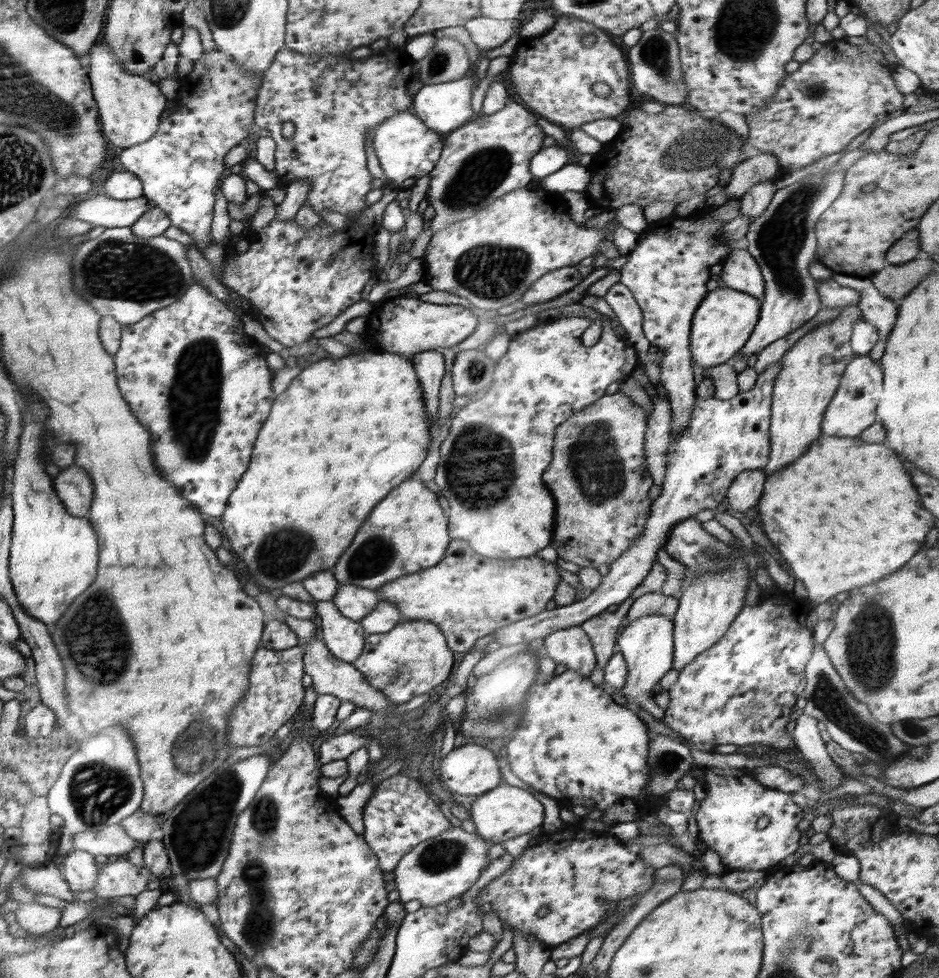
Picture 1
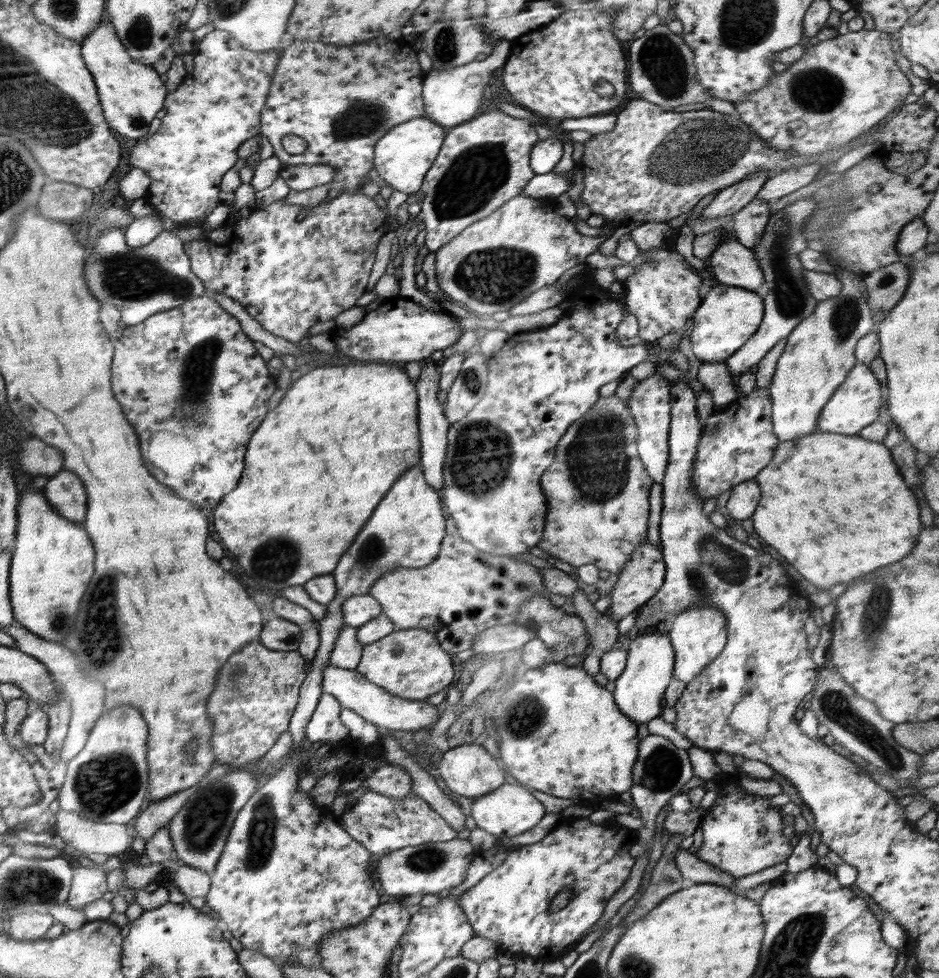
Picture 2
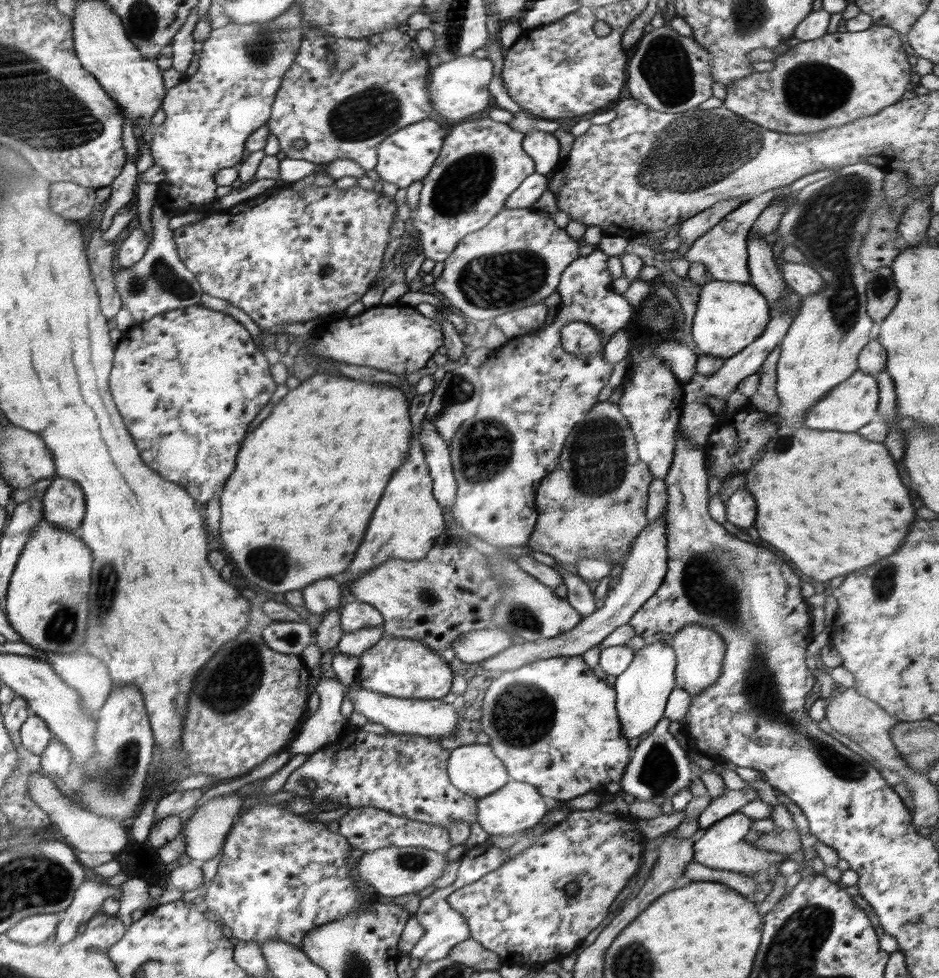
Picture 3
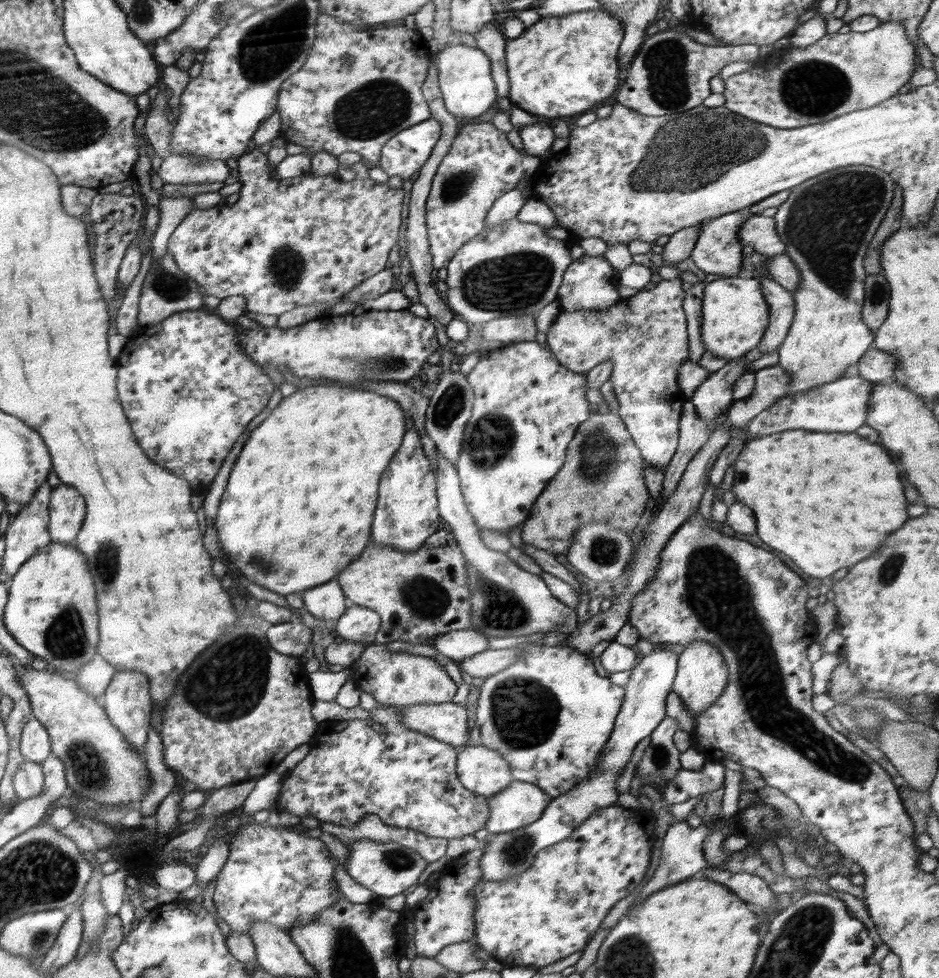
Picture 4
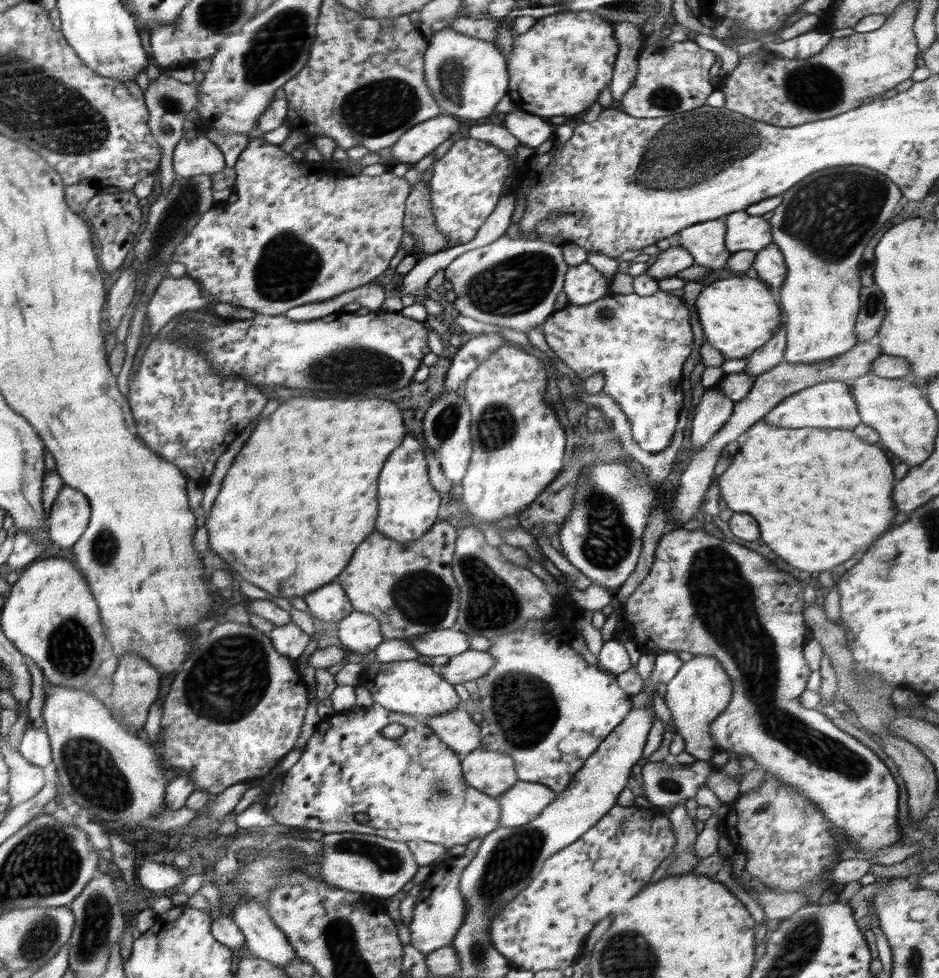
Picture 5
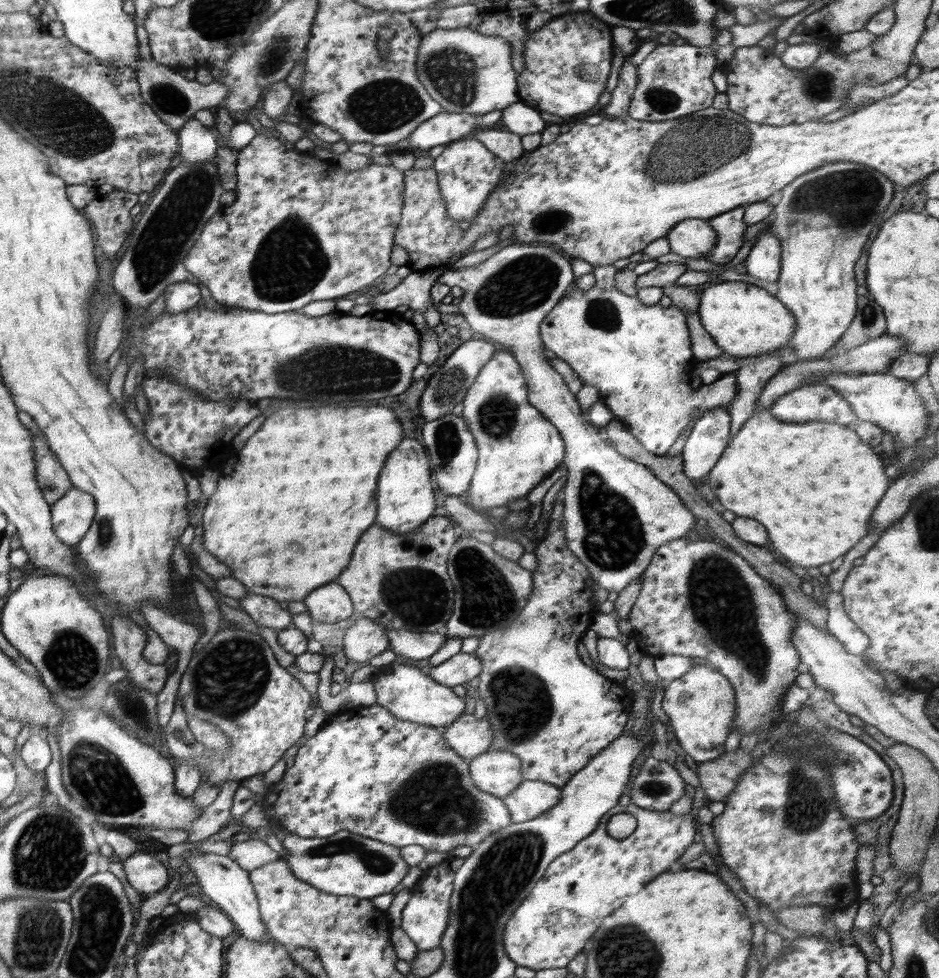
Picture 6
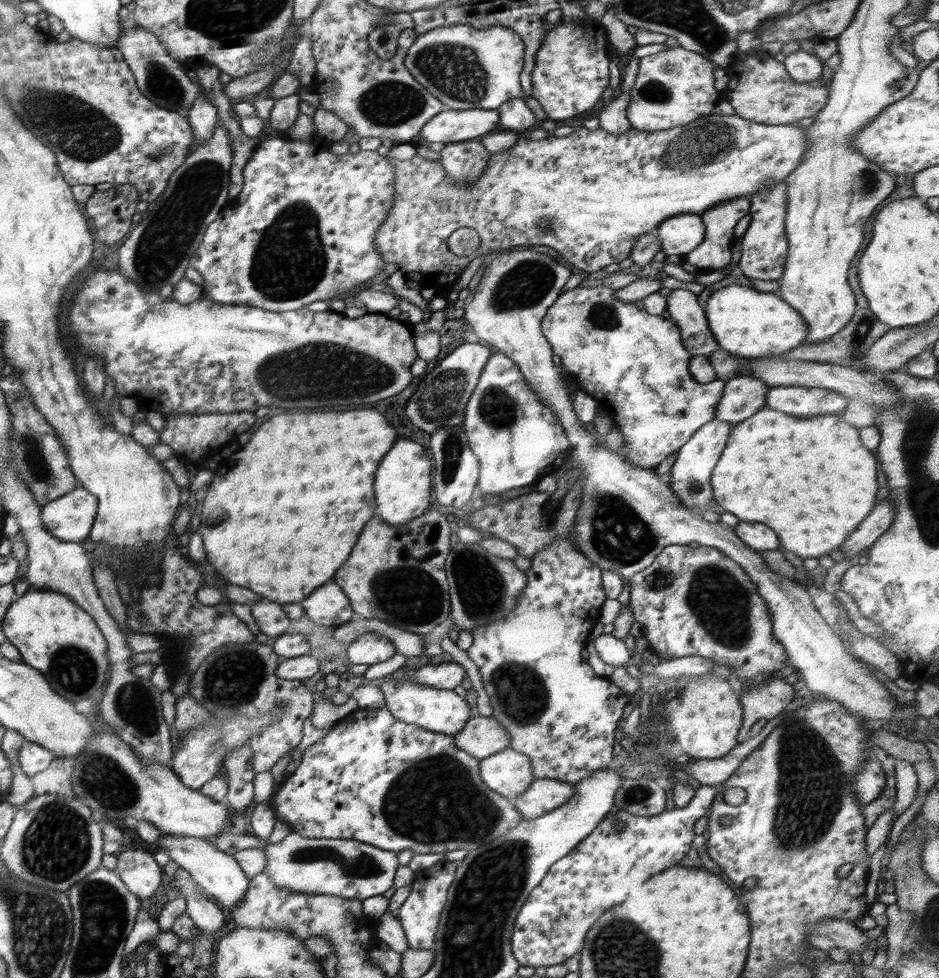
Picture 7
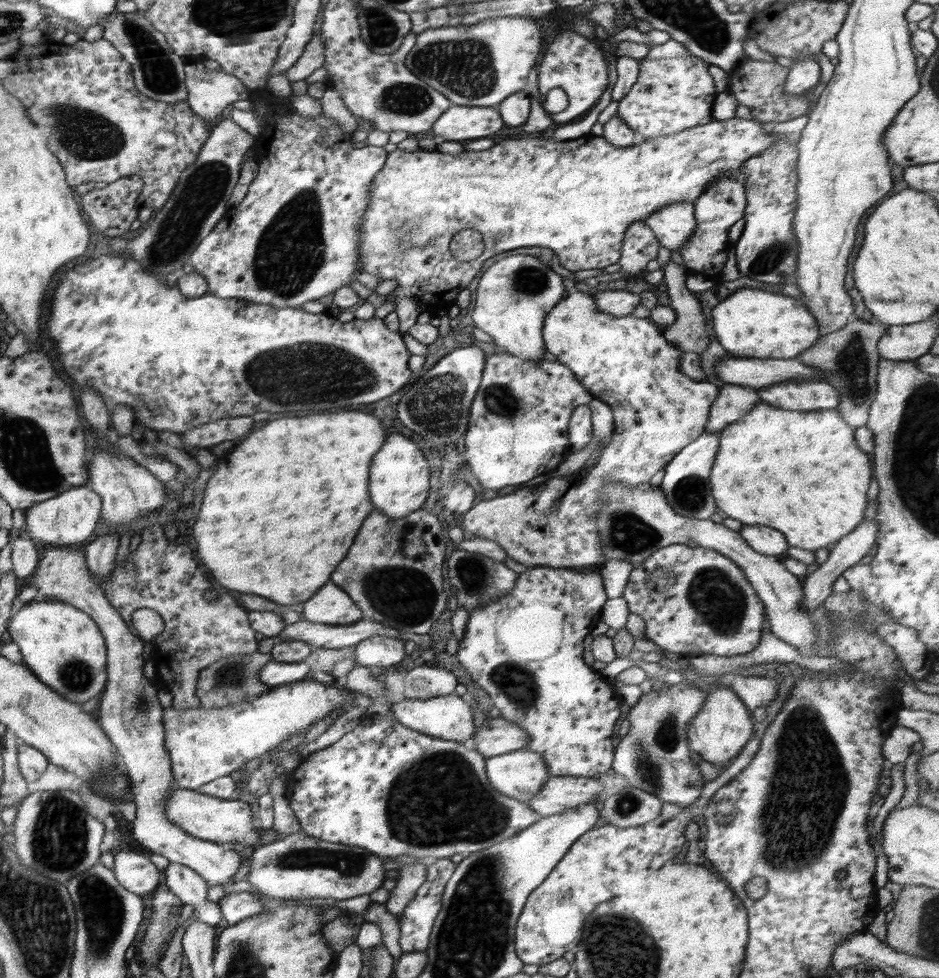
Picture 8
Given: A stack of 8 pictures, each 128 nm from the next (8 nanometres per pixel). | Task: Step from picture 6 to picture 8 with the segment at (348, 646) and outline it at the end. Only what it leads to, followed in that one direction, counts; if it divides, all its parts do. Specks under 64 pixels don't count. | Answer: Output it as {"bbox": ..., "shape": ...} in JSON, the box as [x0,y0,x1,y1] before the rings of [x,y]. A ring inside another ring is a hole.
{"bbox":[353,635,409,666],"shape":[[[374,635],[354,646],[353,659],[362,666],[392,666],[405,657],[409,645],[402,639]]]}

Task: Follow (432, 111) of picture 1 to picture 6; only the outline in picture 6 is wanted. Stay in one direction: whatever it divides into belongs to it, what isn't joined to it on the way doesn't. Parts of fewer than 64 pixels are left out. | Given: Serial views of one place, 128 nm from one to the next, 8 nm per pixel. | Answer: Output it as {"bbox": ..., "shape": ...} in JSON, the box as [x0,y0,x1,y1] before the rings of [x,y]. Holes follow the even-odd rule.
{"bbox":[416,28,518,116],"shape":[[[472,28],[435,29],[422,38],[416,75],[443,111],[482,116],[518,102],[518,75],[511,66],[510,54],[506,40],[498,36],[483,36]]]}

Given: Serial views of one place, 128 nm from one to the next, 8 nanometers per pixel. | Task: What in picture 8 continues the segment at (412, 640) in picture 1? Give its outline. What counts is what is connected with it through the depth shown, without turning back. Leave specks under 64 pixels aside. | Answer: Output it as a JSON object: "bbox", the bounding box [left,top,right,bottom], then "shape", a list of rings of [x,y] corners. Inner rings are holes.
{"bbox":[390,692,476,743],"shape":[[[455,692],[430,699],[404,699],[392,701],[390,714],[394,721],[408,725],[412,730],[422,734],[446,740],[464,743],[476,732],[473,722],[472,707],[467,697],[461,697]]]}

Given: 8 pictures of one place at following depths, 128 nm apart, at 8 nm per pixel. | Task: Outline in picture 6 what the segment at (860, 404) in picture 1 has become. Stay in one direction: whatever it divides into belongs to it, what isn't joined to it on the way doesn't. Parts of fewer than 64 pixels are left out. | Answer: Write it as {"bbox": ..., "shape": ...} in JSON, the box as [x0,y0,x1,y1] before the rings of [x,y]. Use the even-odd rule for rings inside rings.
{"bbox":[769,384,857,426],"shape":[[[818,384],[786,392],[772,402],[769,412],[784,422],[838,422],[851,426],[857,418],[850,403],[834,387]]]}

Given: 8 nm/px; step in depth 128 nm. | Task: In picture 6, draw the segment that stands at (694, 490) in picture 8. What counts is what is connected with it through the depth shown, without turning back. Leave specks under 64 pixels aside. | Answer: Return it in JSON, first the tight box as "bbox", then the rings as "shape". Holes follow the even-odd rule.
{"bbox":[683,405,731,489],"shape":[[[718,405],[695,422],[683,451],[684,475],[705,489],[705,478],[722,456],[730,440],[731,418],[725,405]]]}

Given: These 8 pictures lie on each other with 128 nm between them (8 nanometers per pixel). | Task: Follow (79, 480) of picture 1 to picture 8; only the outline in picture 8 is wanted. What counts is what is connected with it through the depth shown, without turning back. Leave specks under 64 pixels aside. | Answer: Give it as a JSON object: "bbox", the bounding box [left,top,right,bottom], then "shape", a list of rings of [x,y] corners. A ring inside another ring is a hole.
{"bbox":[22,486,101,545],"shape":[[[80,486],[77,489],[66,490],[66,493],[49,501],[31,506],[25,510],[26,524],[22,534],[32,538],[38,545],[82,544],[82,540],[86,540],[94,532],[98,516],[101,516],[100,498],[101,496],[88,486]]]}

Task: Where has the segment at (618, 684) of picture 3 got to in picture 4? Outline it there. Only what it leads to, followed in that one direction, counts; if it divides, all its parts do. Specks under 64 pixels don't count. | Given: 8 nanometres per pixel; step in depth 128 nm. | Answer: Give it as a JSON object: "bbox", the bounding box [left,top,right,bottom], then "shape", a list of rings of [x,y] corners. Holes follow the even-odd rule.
{"bbox":[480,649,678,881],"shape":[[[667,649],[652,650],[648,655],[639,656],[624,686],[624,701],[612,734],[604,744],[599,766],[590,774],[588,780],[580,782],[574,790],[552,798],[536,822],[518,830],[491,834],[480,859],[481,878],[484,881],[514,880],[514,877],[522,875],[522,871],[532,866],[534,857],[538,856],[542,849],[566,839],[592,812],[600,807],[617,804],[619,793],[616,790],[616,782],[624,770],[622,767],[630,761],[638,742],[650,735],[660,721],[666,718],[666,696],[672,691],[678,657],[678,654]]]}

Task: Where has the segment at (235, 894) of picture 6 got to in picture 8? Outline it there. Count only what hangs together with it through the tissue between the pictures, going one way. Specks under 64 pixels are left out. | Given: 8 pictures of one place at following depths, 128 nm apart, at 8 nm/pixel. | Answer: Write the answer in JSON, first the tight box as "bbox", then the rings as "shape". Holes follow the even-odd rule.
{"bbox":[32,544,242,887],"shape":[[[43,544],[39,545],[38,552],[38,566],[32,574],[32,583],[38,587],[38,592],[85,611],[85,614],[96,620],[101,634],[106,637],[106,645],[109,646],[109,684],[106,685],[96,715],[102,730],[122,757],[126,776],[132,783],[130,789],[136,805],[136,818],[132,822],[134,838],[153,853],[165,856],[170,863],[194,869],[194,872],[206,880],[209,887],[232,884],[234,874],[240,870],[242,864],[241,855],[231,846],[198,839],[184,832],[182,828],[174,826],[164,814],[166,797],[174,776],[168,749],[164,747],[164,708],[158,701],[159,689],[146,677],[146,661],[151,653],[151,649],[146,648],[147,641],[140,635],[132,634],[120,612],[98,586],[99,580],[87,566],[83,547],[71,550]]]}

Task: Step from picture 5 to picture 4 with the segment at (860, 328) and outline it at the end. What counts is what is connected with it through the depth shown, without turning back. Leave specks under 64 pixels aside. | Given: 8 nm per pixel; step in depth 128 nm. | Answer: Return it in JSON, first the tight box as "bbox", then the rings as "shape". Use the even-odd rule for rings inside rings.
{"bbox":[861,272,890,332],"shape":[[[882,272],[867,276],[864,296],[861,312],[862,321],[868,325],[870,332],[876,332],[890,310],[890,283],[886,281]]]}

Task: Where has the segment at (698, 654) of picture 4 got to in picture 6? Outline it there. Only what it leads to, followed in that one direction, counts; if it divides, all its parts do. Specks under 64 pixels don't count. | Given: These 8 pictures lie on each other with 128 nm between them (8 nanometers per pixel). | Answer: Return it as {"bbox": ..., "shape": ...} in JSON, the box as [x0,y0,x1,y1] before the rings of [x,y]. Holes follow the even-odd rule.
{"bbox":[661,664,736,764],"shape":[[[696,664],[686,674],[669,682],[662,692],[664,697],[661,710],[664,710],[668,715],[679,748],[685,752],[690,760],[694,760],[696,764],[706,763],[714,761],[715,758],[725,753],[728,735],[733,732],[730,723],[736,715],[736,700],[731,682],[718,669],[711,664]]]}

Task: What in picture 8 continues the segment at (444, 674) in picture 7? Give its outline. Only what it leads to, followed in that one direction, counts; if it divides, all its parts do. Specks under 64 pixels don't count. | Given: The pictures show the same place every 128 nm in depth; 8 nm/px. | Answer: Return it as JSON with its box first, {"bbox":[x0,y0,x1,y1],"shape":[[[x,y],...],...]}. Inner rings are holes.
{"bbox":[404,666,458,699],"shape":[[[418,666],[407,672],[404,678],[406,699],[430,699],[454,693],[458,686],[456,676],[448,669],[434,666]]]}

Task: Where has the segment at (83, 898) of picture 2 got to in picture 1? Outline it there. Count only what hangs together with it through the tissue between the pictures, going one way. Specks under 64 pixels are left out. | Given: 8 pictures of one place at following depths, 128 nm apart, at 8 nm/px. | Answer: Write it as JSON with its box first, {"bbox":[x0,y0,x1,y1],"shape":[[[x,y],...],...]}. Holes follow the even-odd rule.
{"bbox":[62,849,98,894],"shape":[[[74,849],[62,863],[62,876],[67,881],[72,894],[92,890],[98,877],[98,863],[88,851]]]}

